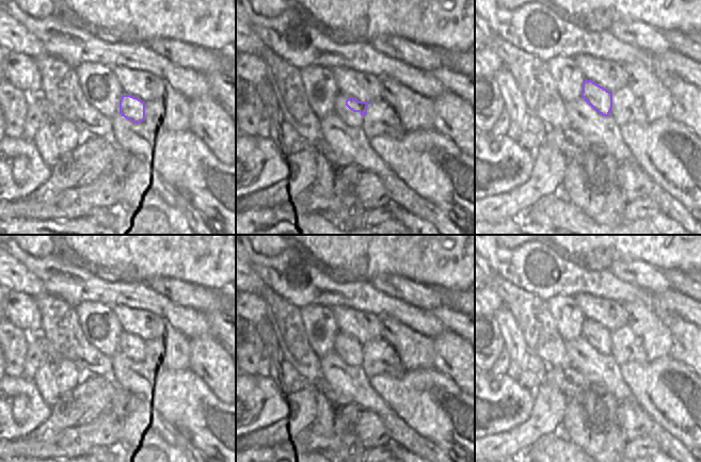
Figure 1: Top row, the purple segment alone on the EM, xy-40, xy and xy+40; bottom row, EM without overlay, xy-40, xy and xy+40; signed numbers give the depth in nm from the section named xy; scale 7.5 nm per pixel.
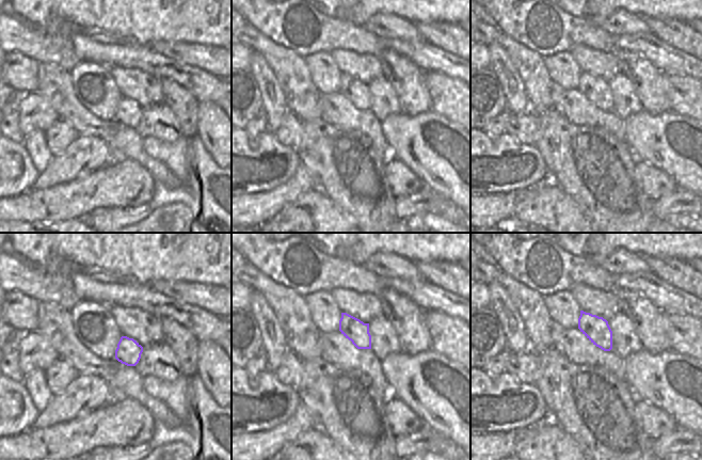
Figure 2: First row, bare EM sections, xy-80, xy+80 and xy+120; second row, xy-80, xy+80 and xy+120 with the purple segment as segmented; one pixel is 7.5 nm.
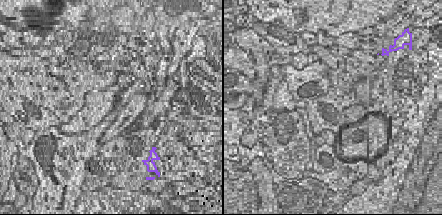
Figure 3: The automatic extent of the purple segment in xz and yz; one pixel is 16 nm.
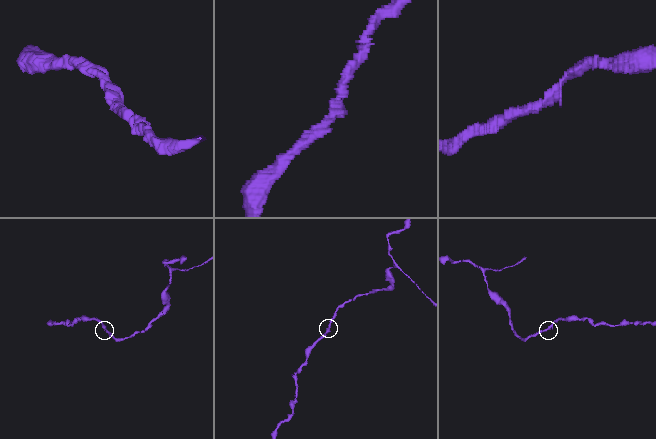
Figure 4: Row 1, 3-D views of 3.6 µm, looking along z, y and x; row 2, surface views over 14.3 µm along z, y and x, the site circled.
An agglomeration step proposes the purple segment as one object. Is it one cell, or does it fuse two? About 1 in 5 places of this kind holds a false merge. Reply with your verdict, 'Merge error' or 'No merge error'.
No merge error

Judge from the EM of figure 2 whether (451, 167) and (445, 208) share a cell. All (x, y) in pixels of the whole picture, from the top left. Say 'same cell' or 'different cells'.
different cells

